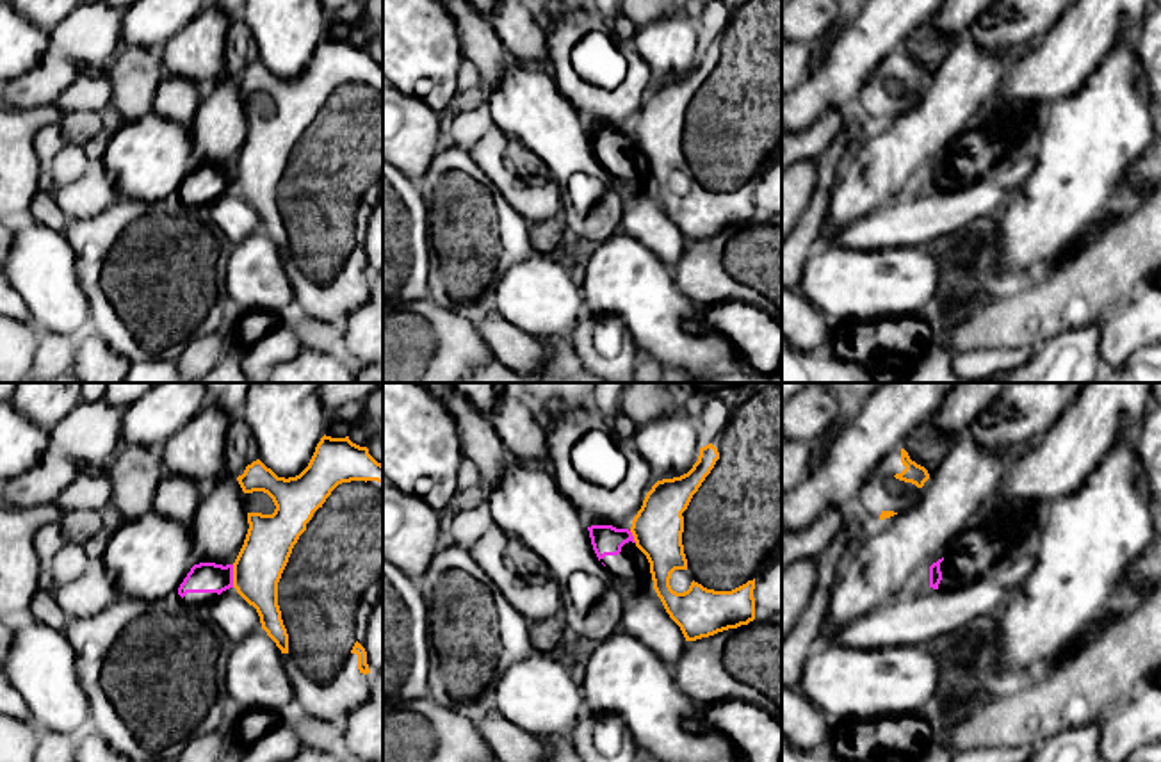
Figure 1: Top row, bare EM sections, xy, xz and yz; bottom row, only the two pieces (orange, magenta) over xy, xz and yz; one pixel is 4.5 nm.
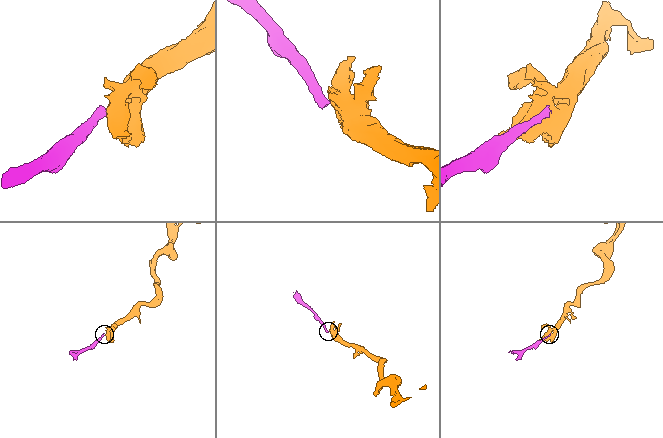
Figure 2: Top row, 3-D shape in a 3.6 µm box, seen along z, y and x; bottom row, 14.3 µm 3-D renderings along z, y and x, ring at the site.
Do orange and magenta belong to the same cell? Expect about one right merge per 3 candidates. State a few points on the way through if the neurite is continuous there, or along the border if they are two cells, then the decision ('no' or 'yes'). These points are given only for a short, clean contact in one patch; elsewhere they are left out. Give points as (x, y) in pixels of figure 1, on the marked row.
along xy (232, 565), (234, 586) | no

